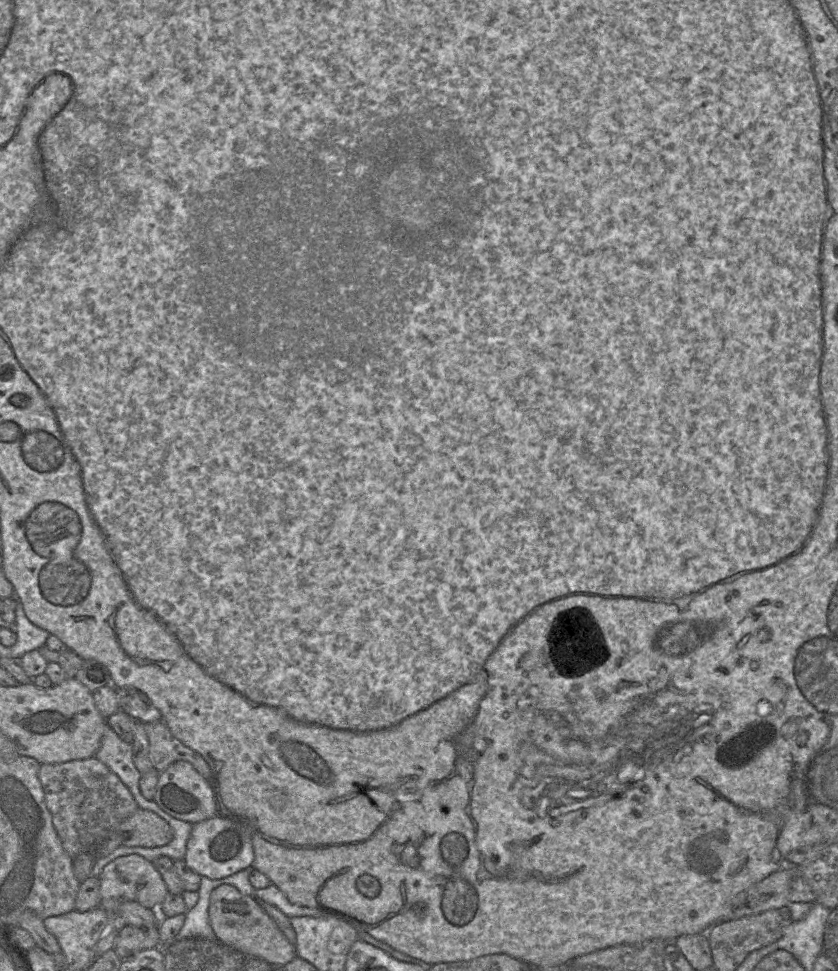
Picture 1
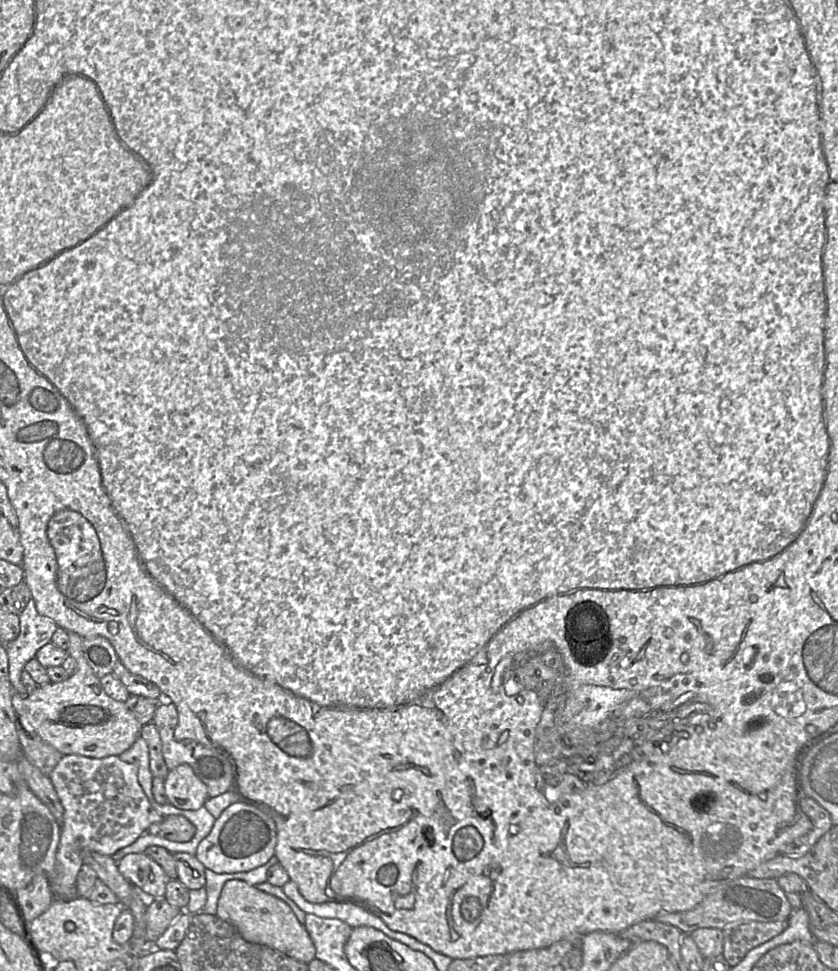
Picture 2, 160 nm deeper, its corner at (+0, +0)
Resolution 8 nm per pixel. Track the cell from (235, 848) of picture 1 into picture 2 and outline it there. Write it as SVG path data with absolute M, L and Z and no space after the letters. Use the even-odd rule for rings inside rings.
M239 801L215 819L210 833L199 843L195 856L205 868L216 873L249 871L267 863L275 852L277 829L273 818L258 807Z

